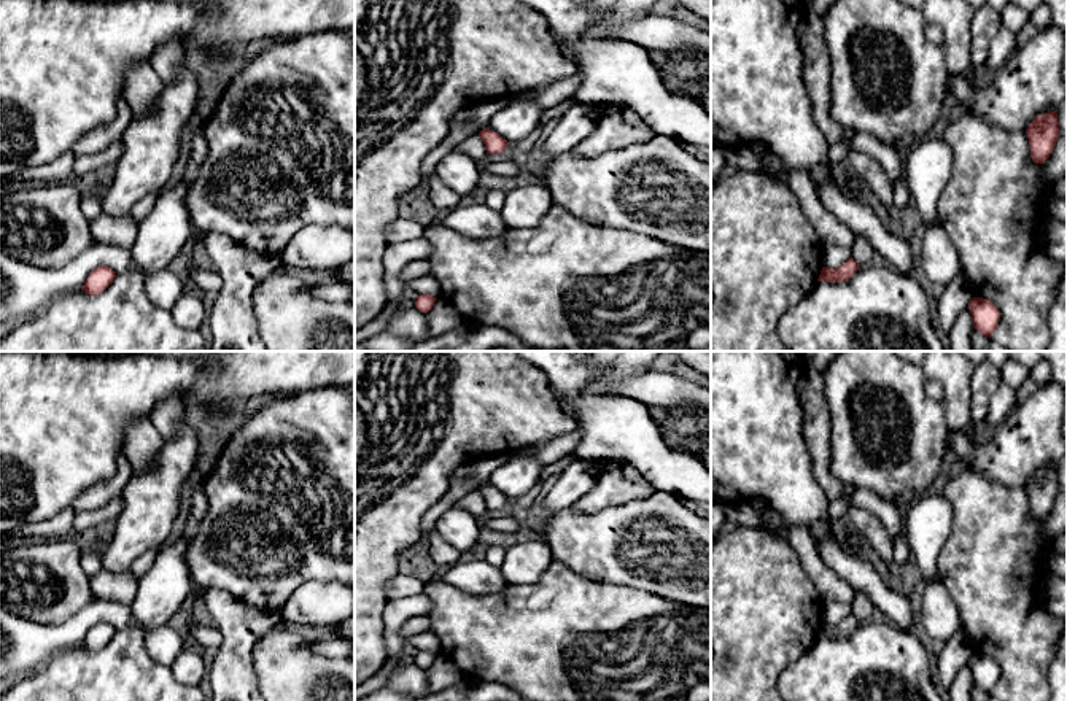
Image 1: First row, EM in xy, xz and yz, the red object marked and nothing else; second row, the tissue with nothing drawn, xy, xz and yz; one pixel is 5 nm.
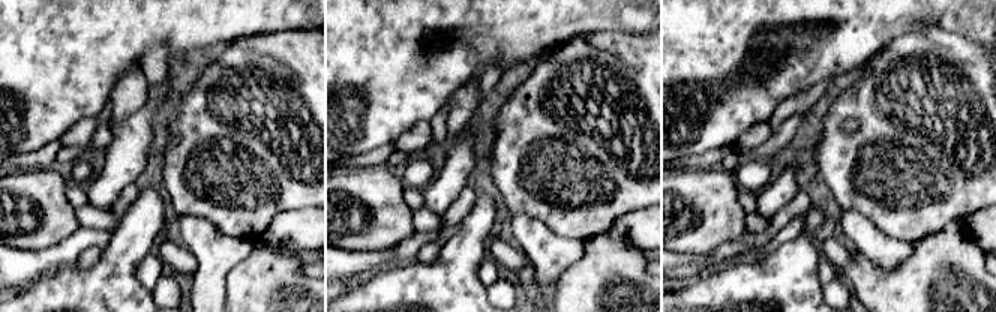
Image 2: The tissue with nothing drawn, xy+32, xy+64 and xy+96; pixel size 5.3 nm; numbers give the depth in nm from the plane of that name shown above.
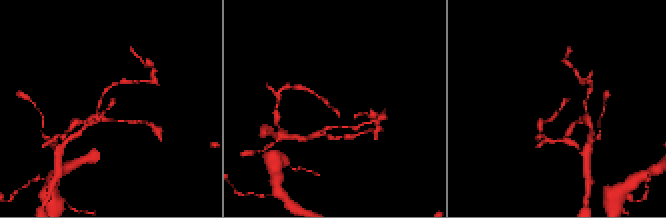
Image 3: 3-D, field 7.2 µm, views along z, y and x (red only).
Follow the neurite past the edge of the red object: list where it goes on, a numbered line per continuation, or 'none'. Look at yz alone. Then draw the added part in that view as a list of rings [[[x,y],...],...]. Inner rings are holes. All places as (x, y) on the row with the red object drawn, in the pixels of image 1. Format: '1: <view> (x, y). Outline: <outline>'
none

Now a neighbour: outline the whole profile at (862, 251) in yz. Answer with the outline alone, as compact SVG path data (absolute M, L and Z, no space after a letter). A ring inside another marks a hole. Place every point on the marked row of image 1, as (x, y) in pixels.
M856 235L854 245L851 248L851 258L859 264L859 267L870 264L875 250L871 243L862 237Z

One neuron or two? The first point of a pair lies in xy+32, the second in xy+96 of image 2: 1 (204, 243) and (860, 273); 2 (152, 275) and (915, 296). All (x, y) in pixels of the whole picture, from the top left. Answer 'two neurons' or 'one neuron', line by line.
1: two neurons
2: one neuron

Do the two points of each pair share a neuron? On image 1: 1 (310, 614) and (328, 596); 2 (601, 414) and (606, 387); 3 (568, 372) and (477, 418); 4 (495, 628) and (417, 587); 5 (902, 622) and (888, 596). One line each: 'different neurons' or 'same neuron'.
1: same neuron
2: different neurons
3: different neurons
4: different neurons
5: same neuron

